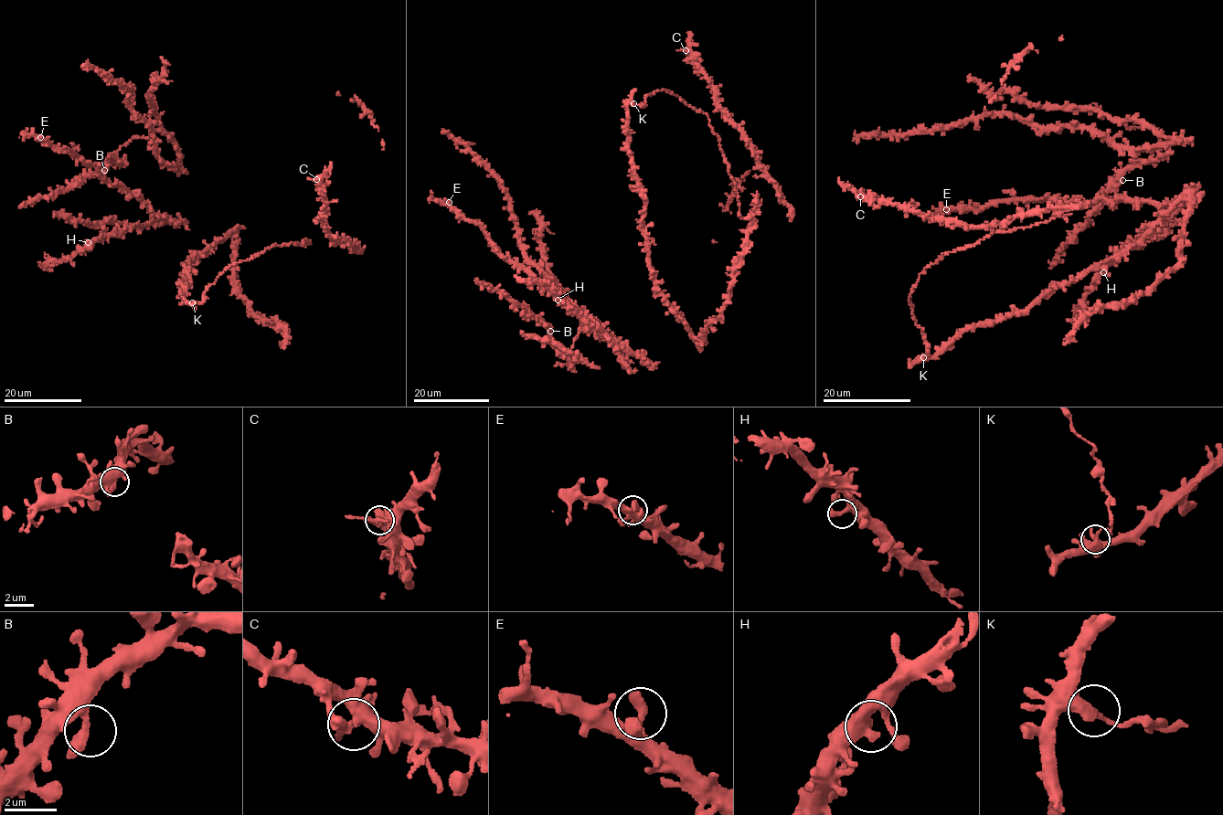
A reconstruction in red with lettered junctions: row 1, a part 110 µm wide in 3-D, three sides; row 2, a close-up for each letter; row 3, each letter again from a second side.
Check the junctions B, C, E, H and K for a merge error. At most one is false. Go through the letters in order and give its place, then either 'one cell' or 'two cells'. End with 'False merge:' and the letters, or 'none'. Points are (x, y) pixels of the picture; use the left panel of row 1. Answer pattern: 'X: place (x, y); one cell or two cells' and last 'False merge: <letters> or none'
B: place (104, 170); one cell
C: place (316, 179); one cell
E: place (40, 137); one cell
H: place (88, 242); one cell
K: place (192, 302); two cells
False merge: K

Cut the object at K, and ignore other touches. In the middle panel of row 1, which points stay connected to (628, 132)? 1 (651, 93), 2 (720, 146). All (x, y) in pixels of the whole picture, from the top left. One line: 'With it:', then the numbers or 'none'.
With it: none

